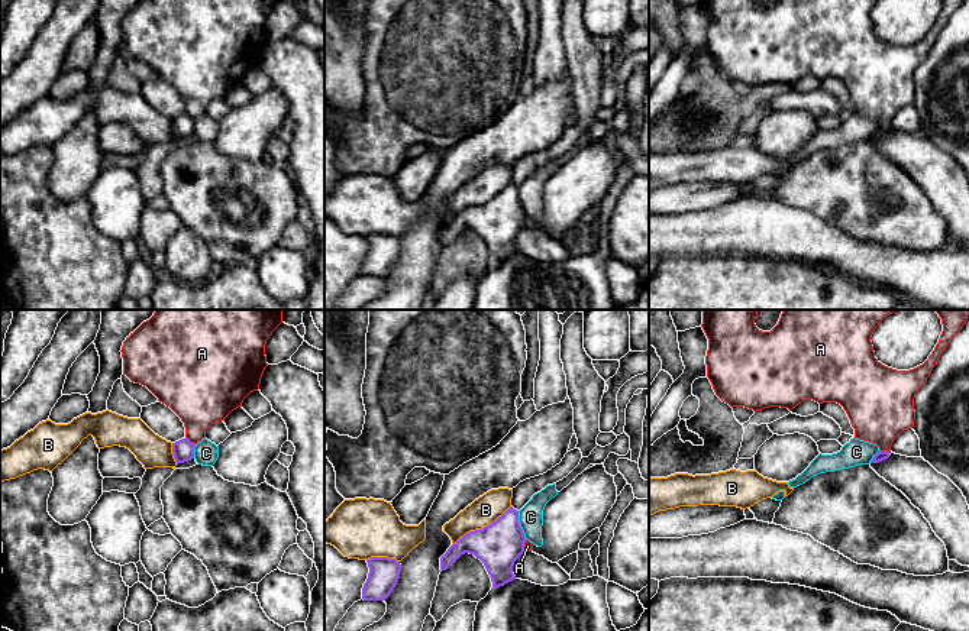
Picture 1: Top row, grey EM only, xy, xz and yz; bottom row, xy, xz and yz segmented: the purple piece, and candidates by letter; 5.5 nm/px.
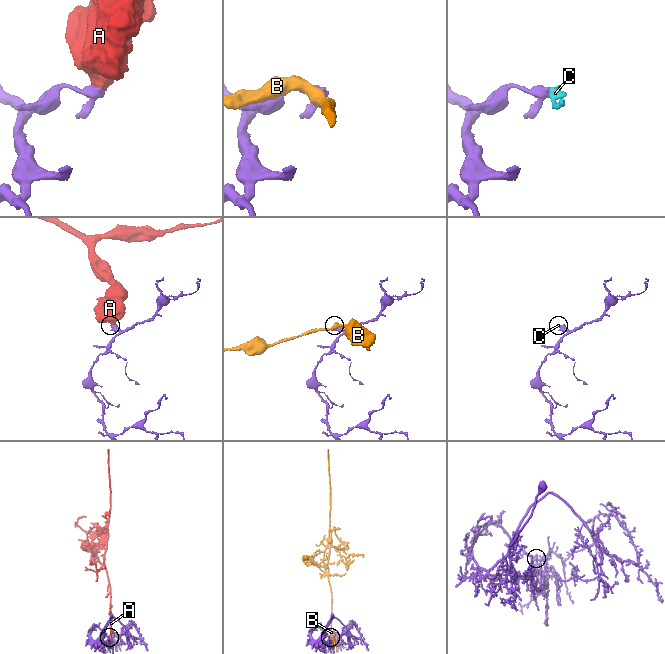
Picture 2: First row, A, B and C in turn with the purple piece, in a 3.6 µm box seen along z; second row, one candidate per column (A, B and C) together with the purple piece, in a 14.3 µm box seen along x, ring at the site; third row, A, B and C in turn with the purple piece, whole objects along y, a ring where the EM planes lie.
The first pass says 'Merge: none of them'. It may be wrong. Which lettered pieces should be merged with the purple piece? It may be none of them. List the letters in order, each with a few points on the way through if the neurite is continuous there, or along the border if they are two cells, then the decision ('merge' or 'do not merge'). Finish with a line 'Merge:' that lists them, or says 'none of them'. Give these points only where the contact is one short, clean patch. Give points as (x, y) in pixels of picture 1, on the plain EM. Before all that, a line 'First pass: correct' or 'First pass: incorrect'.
First pass: correct
A: border along xy (186, 112), (194, 120); do not merge
B: do not merge
C: border along xz (517, 187), (520, 204), (527, 214); do not merge
Merge: none of them

